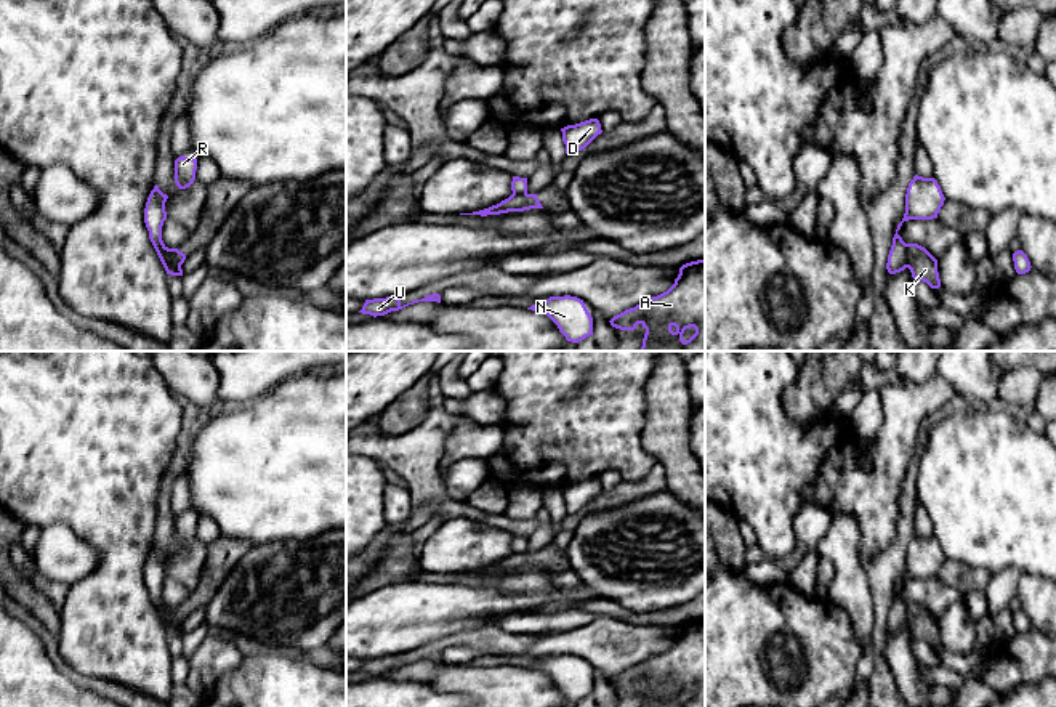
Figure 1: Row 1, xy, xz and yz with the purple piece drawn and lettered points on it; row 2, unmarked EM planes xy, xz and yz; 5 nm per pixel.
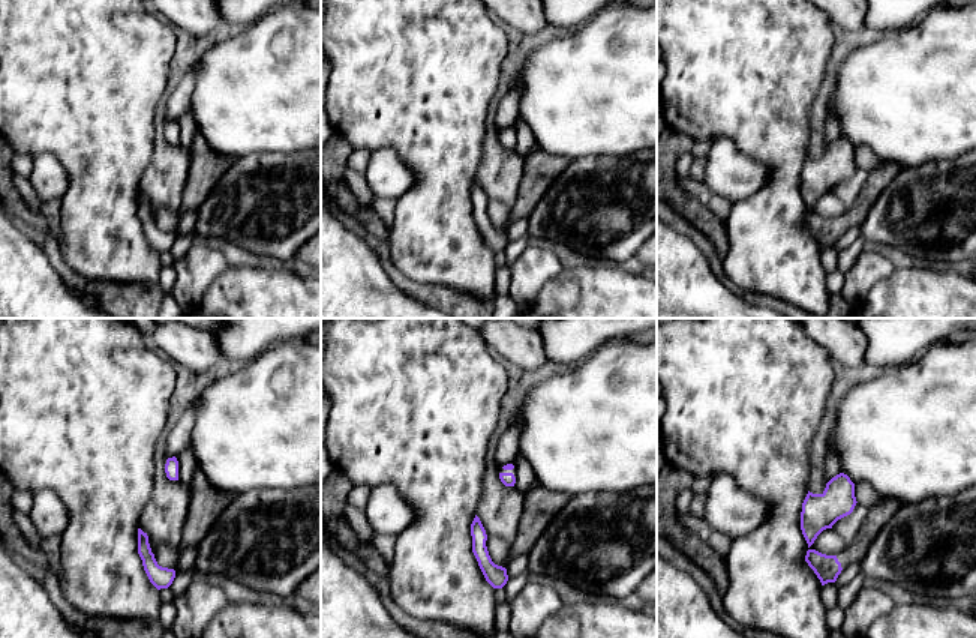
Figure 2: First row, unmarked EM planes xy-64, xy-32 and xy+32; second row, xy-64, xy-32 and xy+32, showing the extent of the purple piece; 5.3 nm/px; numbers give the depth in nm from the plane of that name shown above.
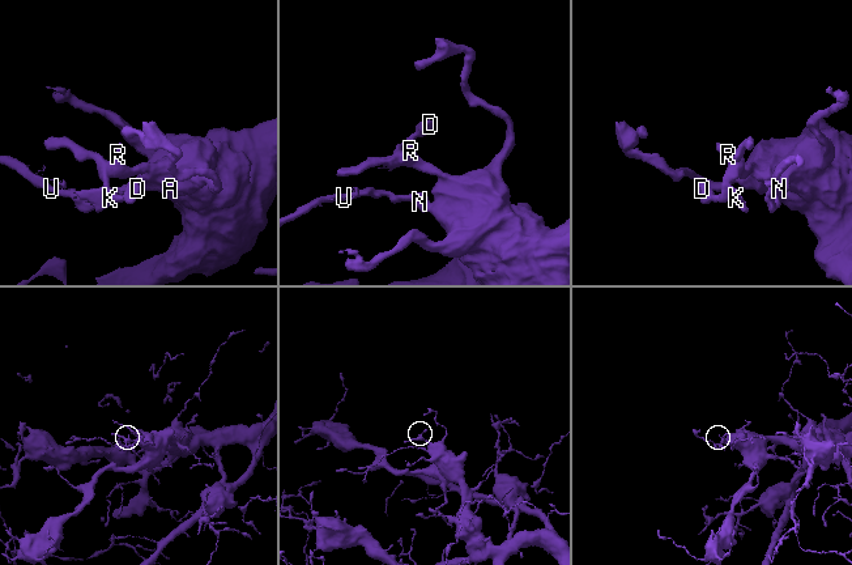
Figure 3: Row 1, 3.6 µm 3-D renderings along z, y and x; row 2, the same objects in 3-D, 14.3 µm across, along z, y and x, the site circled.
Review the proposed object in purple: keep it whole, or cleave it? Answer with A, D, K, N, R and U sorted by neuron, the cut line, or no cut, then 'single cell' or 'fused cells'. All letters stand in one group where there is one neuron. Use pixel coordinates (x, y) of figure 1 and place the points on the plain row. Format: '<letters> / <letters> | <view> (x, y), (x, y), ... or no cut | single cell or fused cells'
A D N R U / K | yz (906, 603), (907, 626) | fused cells

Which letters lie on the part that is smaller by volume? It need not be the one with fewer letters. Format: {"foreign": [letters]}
{"foreign": ["K"]}

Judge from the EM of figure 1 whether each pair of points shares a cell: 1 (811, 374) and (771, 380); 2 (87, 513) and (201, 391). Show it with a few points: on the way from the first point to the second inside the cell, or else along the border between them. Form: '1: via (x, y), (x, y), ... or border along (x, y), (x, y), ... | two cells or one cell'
1: border along (800, 367), (800, 375), (784, 399), (784, 411) | two cells
2: border along (156, 369), (180, 398) | two cells

